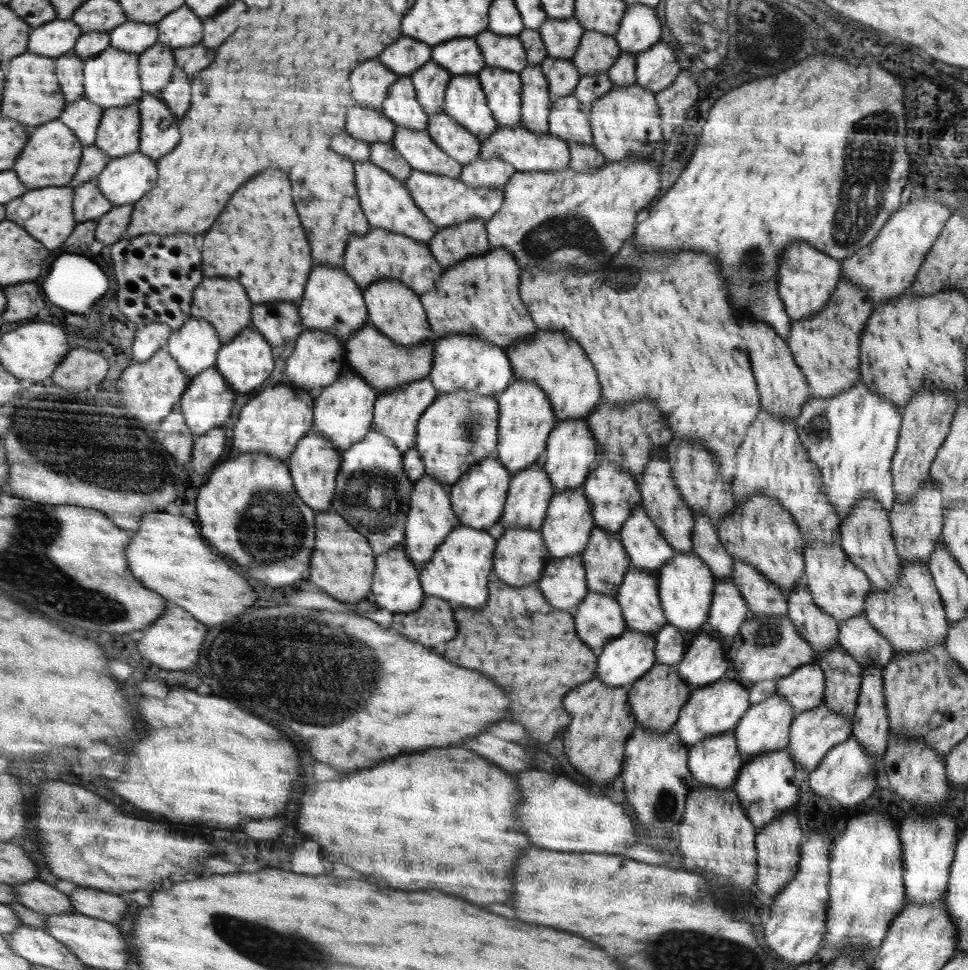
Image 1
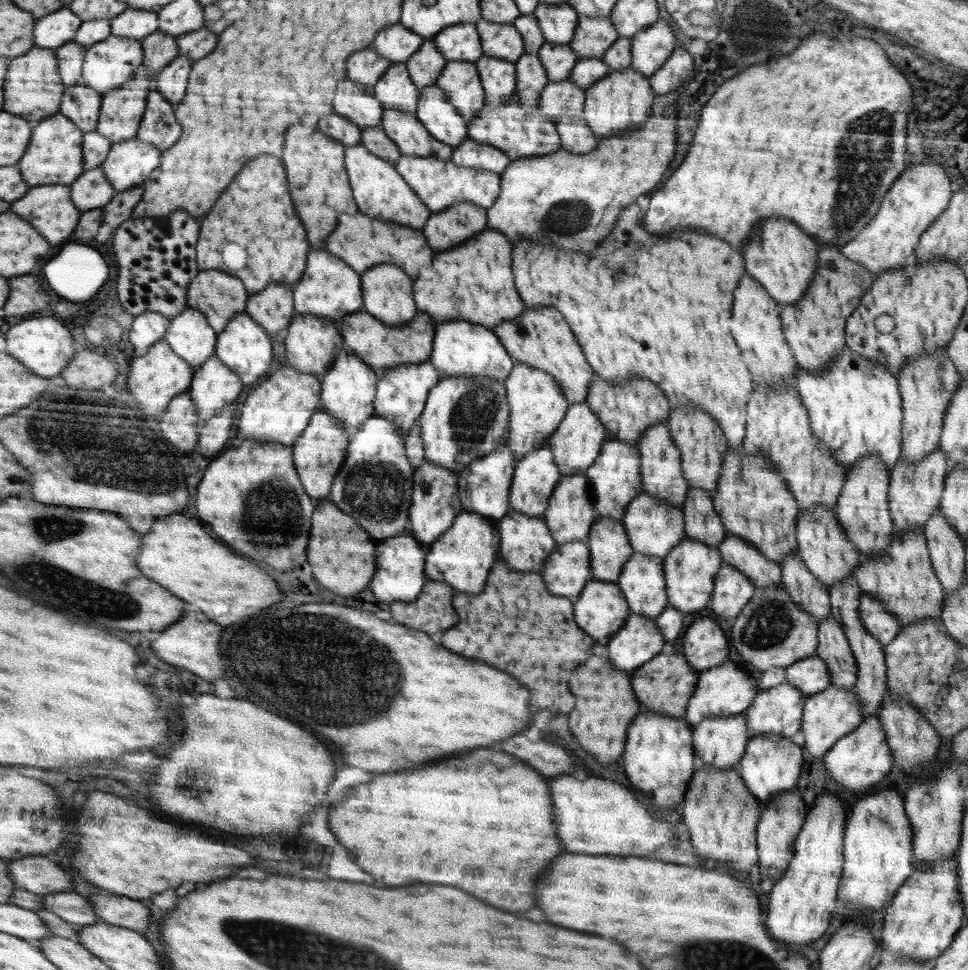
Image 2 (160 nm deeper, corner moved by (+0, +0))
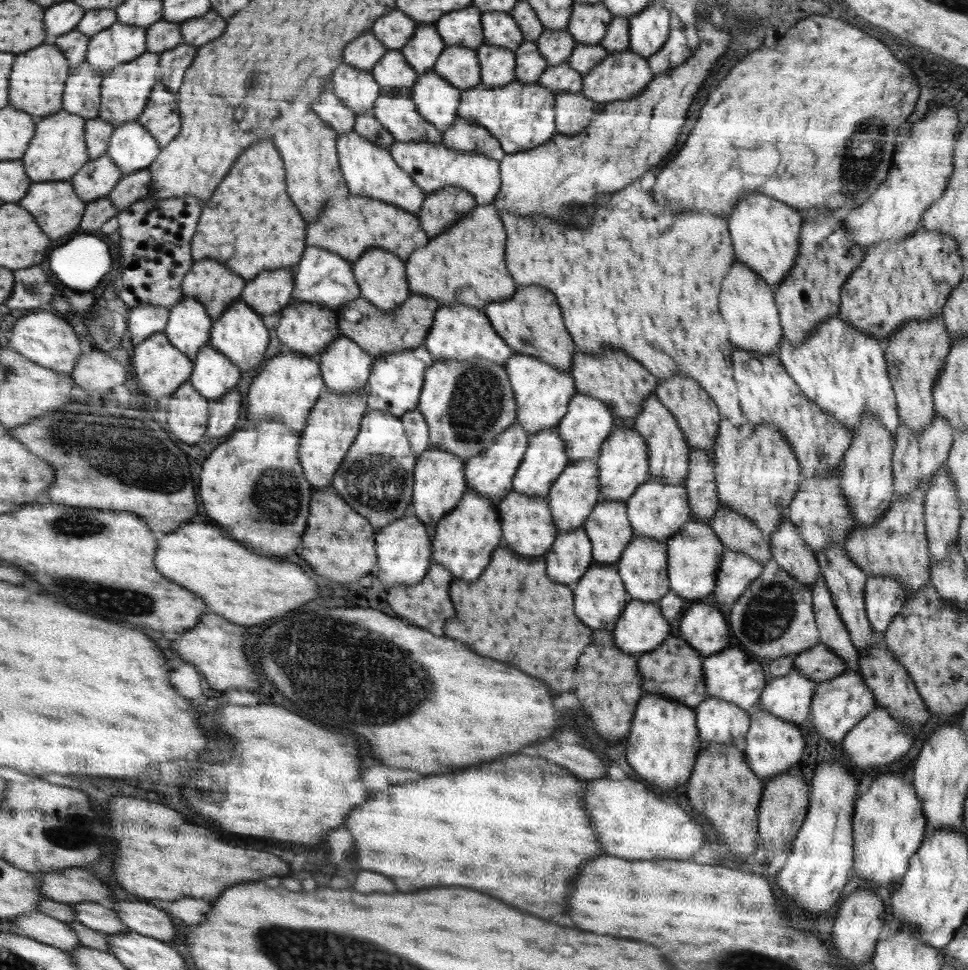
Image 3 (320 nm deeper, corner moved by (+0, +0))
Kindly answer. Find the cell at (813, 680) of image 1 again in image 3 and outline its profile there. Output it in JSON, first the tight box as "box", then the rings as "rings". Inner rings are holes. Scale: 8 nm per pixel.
{"box":[793,642,847,684],"rings":[[[821,642],[795,655],[793,668],[816,684],[836,678],[847,670],[844,659],[836,656],[835,652]]]}

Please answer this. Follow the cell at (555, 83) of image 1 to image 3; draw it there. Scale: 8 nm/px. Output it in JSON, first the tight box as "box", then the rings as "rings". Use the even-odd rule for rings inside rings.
{"box":[535,29,576,66],"rings":[[[544,29],[535,43],[548,66],[554,66],[568,62],[576,42],[567,30]]]}

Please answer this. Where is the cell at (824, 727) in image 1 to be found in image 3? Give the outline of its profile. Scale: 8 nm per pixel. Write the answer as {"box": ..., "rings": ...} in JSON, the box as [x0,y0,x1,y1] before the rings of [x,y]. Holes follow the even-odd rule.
{"box":[810,670,878,743],"rings":[[[846,670],[840,676],[818,683],[811,702],[810,714],[812,714],[816,732],[830,740],[840,743],[846,733],[856,726],[870,711],[878,706],[873,692],[864,683],[863,677],[857,672]]]}

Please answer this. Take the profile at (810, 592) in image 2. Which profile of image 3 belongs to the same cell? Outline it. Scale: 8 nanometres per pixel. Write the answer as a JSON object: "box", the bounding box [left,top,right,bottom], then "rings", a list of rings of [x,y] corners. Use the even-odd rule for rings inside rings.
{"box":[768,519,821,590],"rings":[[[784,519],[768,540],[772,557],[779,568],[811,590],[815,580],[821,575],[820,564],[812,550],[804,545],[796,525],[789,519]]]}

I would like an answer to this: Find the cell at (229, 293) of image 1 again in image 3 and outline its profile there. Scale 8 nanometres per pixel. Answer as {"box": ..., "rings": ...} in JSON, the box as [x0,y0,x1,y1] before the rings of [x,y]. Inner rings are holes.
{"box":[183,259,246,320],"rings":[[[220,259],[194,261],[194,266],[183,280],[183,296],[200,301],[212,320],[219,319],[228,307],[241,298],[246,286],[244,278],[232,270]]]}

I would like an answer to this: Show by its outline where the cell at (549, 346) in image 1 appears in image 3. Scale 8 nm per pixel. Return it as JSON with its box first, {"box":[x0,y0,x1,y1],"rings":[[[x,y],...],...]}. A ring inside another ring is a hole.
{"box":[484,285,577,371],"rings":[[[538,285],[517,286],[512,298],[492,302],[485,306],[484,312],[487,313],[499,336],[507,344],[512,345],[517,353],[536,357],[557,369],[572,371],[577,346],[571,333],[567,331],[562,306],[556,304],[557,298],[554,296],[555,294],[550,294],[547,288]]]}

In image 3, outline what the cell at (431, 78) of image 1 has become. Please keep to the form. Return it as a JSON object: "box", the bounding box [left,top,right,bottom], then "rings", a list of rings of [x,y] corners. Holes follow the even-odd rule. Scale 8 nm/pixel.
{"box":[400,24,446,75],"rings":[[[417,24],[414,36],[400,51],[416,73],[427,75],[433,71],[445,46],[446,42],[434,24]]]}

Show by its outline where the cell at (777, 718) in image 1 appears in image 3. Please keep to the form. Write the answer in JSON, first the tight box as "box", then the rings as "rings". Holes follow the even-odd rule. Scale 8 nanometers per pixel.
{"box":[758,668,816,725],"rings":[[[793,668],[786,676],[773,679],[764,687],[758,706],[786,722],[798,725],[810,714],[816,686],[816,682]]]}

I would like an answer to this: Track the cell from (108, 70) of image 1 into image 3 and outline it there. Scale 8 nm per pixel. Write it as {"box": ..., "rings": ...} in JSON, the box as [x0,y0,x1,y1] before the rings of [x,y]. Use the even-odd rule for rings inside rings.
{"box":[86,22,146,77],"rings":[[[116,22],[90,37],[86,62],[101,77],[106,77],[146,52],[146,29]]]}

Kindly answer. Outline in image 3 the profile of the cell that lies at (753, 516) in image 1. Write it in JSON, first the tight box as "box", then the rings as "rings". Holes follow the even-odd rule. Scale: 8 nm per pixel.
{"box":[712,416,801,539],"rings":[[[721,416],[719,434],[716,435],[712,453],[715,455],[714,472],[719,502],[748,517],[769,539],[769,536],[779,529],[779,524],[788,519],[787,508],[801,481],[801,466],[793,448],[772,425],[752,424],[746,419],[743,425],[734,427],[728,419]]]}

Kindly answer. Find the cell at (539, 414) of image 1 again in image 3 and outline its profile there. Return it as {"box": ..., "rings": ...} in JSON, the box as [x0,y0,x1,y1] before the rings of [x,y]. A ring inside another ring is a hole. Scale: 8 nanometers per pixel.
{"box":[503,353,576,436],"rings":[[[516,353],[503,365],[510,377],[511,387],[515,393],[515,403],[518,405],[518,419],[530,436],[540,431],[558,427],[562,418],[567,414],[572,396],[576,394],[574,381],[568,371],[557,369],[536,357]]]}

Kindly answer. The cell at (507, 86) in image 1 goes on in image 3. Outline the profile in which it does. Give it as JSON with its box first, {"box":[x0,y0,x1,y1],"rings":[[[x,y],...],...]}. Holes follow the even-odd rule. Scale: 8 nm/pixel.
{"box":[475,44,515,88],"rings":[[[482,44],[475,49],[482,66],[482,83],[486,88],[507,87],[515,81],[515,54],[507,48]]]}

